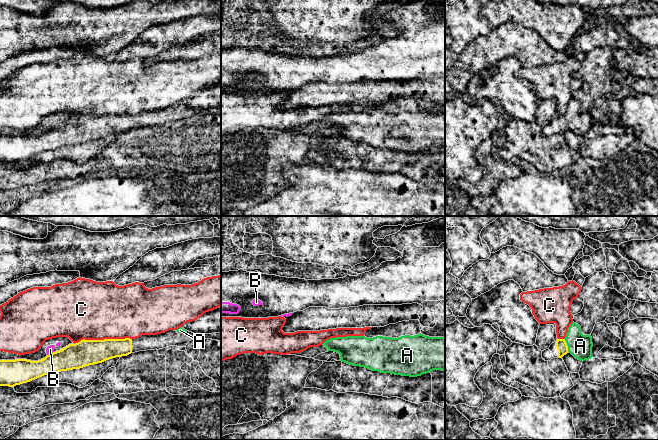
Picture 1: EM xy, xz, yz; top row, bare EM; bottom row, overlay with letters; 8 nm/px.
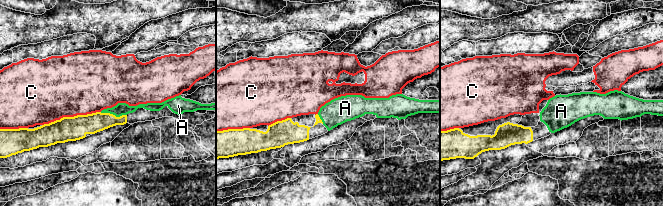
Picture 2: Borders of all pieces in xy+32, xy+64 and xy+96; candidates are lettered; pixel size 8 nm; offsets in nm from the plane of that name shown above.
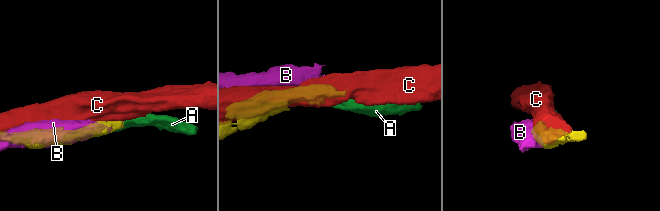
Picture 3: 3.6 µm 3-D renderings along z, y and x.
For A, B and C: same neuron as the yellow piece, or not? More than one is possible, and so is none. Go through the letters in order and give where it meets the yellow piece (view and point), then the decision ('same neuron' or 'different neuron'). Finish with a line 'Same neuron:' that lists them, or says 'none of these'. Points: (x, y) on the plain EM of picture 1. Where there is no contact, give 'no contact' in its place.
A: yz (566, 121) | same neuron
B: xy (51, 129) | different neuron
C: xy (102, 116) | different neuron
Same neuron: A

